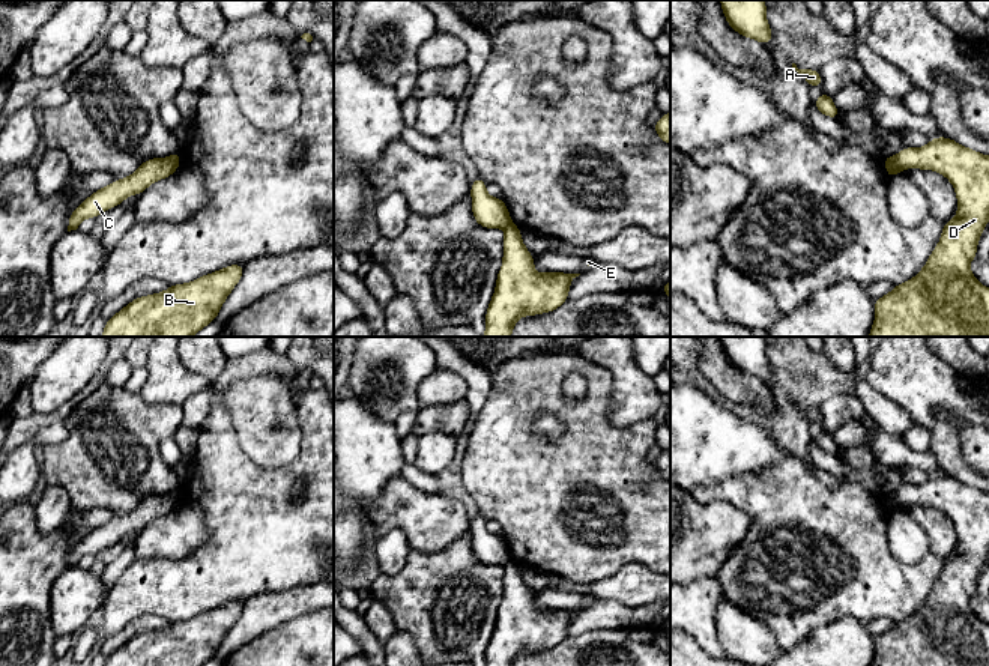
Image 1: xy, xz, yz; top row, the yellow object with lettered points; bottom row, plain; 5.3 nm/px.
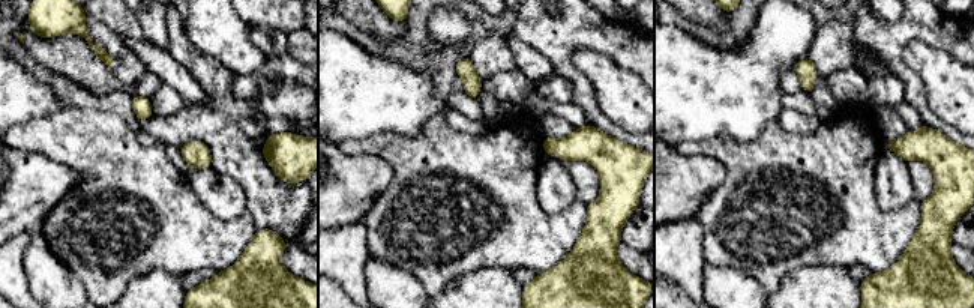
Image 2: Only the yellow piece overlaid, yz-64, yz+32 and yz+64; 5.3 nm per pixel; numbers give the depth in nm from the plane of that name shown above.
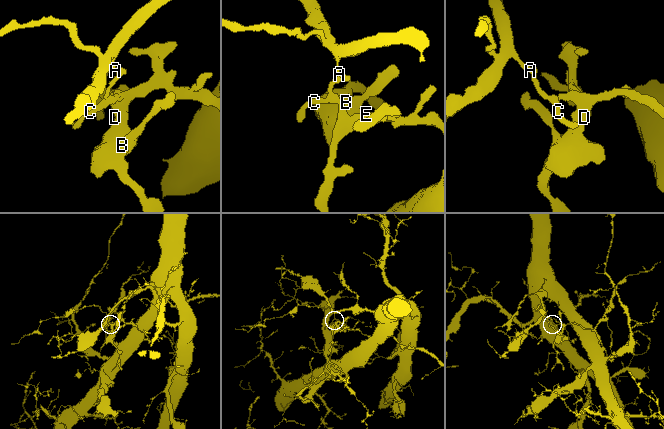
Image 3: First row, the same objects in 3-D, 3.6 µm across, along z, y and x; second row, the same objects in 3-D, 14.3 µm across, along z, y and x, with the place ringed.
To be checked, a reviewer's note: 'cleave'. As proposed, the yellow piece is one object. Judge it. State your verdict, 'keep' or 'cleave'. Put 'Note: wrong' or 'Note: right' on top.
Note: right
cleave

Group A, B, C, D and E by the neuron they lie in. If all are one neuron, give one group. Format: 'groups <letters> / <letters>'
groups A C / B D E

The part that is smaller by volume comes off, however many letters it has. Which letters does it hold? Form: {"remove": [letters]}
{"remove": ["B", "D", "E"]}

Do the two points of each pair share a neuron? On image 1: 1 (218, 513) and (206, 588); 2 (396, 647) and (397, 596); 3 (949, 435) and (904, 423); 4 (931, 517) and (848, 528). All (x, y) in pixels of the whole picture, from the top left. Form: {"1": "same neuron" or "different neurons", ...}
{"1": "same neuron", "2": "different neurons", "3": "different neurons", "4": "different neurons"}

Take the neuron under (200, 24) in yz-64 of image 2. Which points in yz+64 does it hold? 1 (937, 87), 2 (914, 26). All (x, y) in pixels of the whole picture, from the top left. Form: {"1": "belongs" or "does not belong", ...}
{"1": "does not belong", "2": "belongs"}

